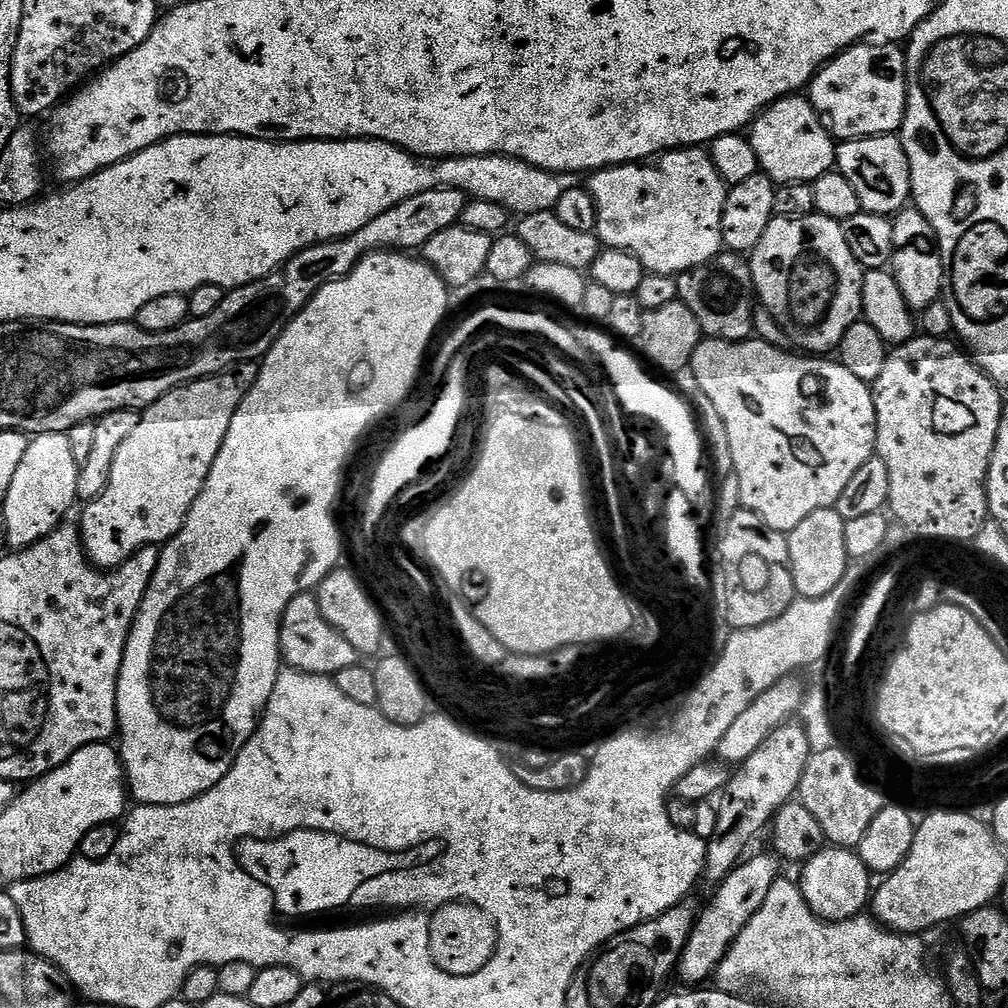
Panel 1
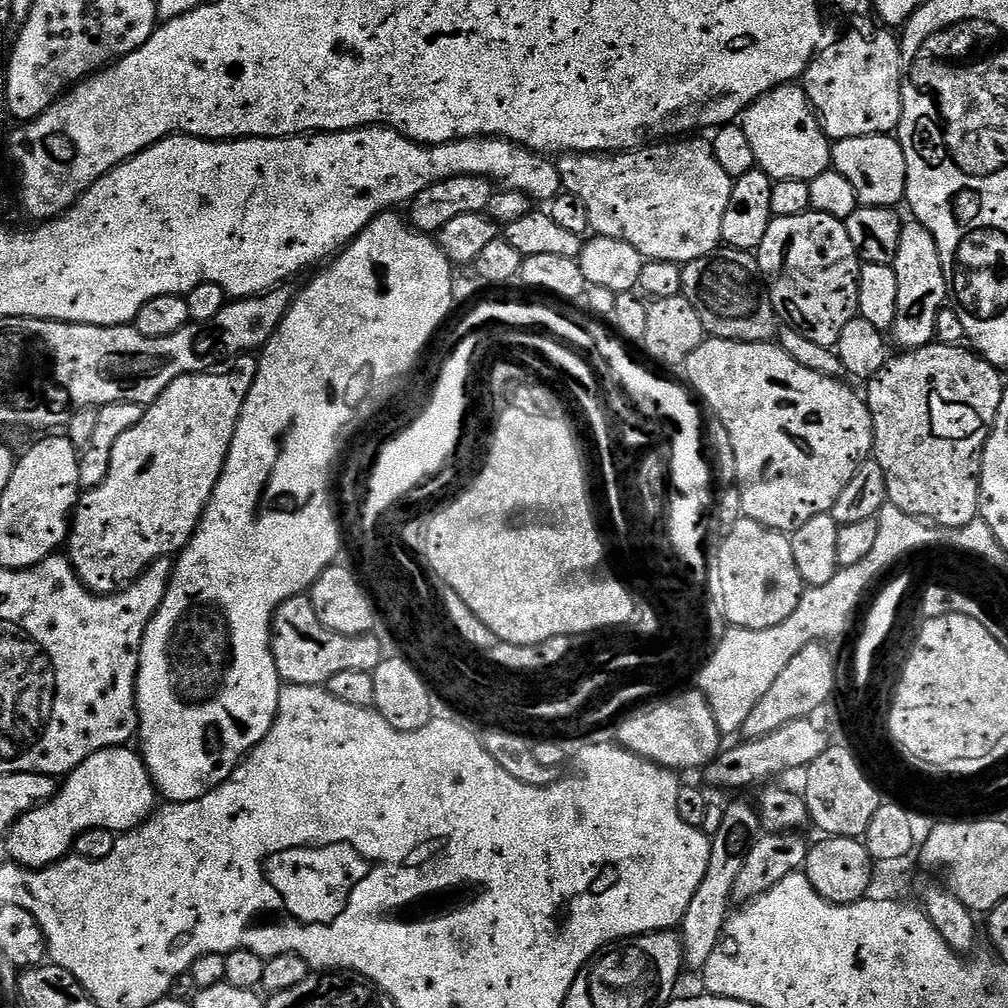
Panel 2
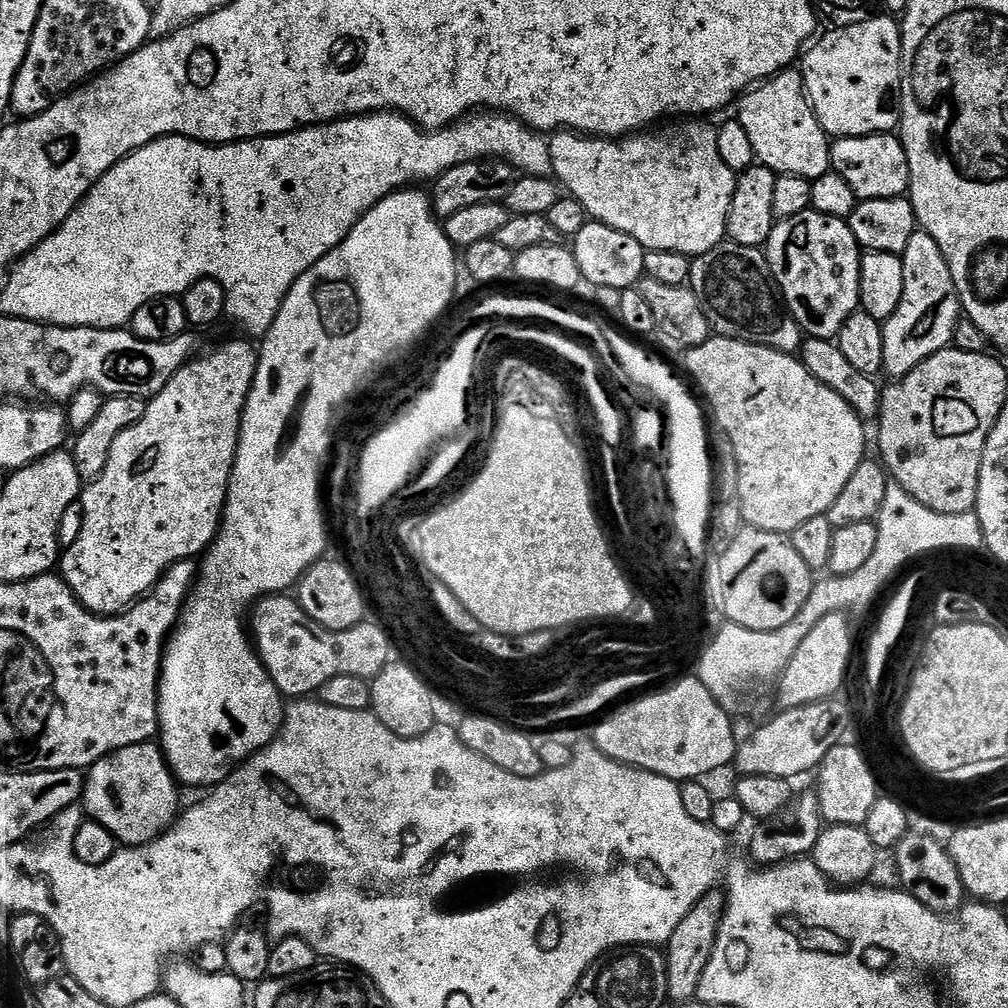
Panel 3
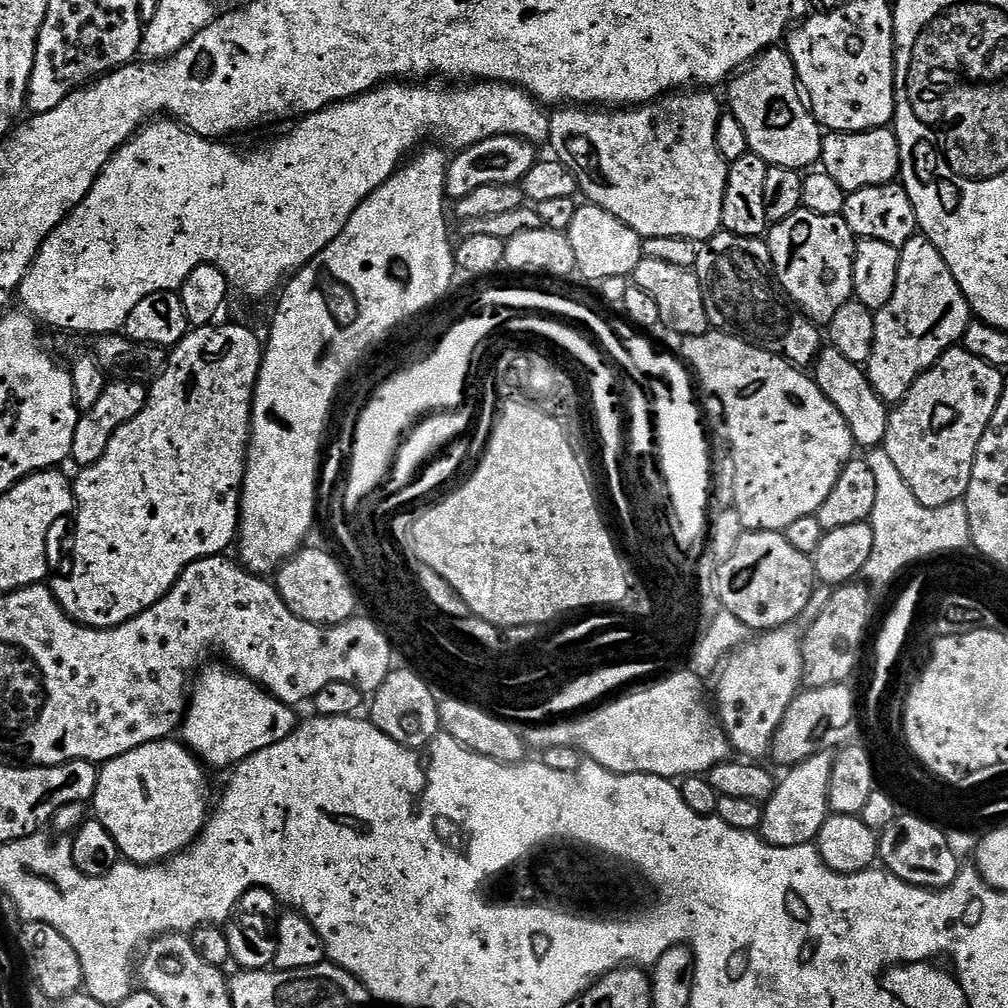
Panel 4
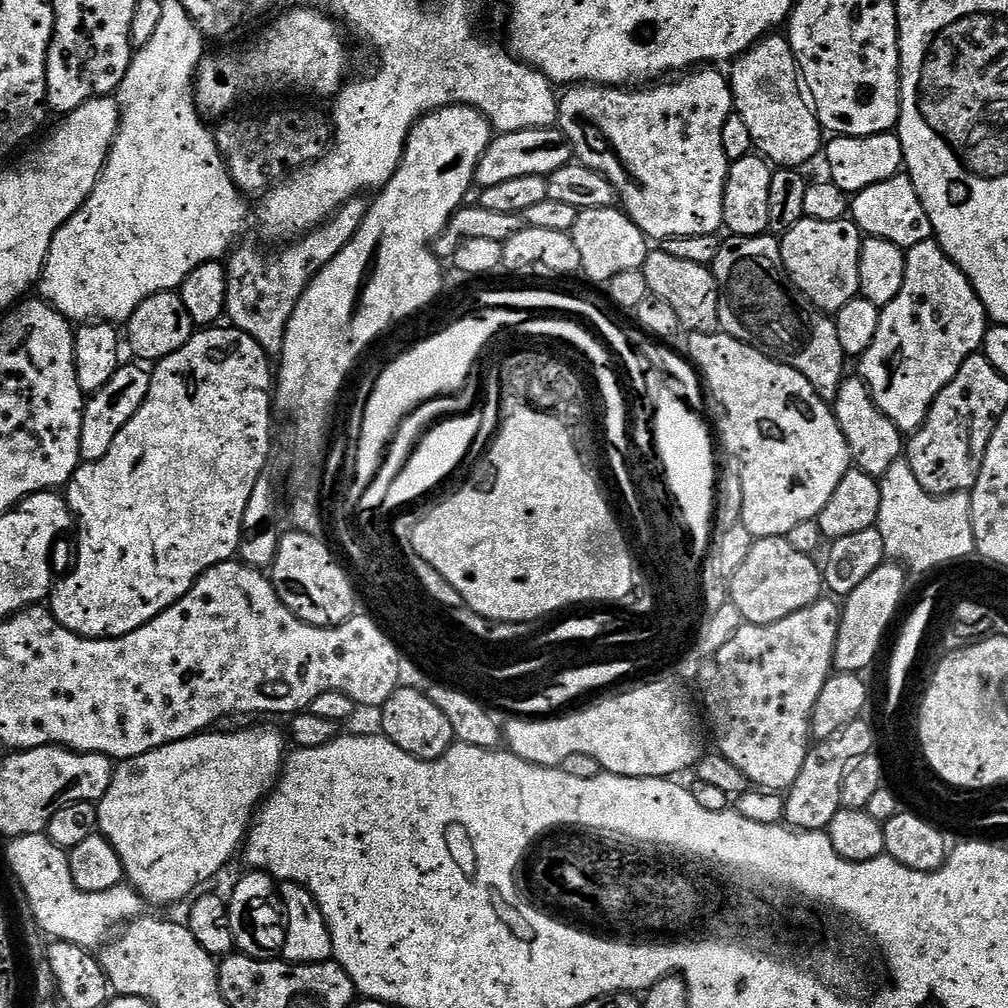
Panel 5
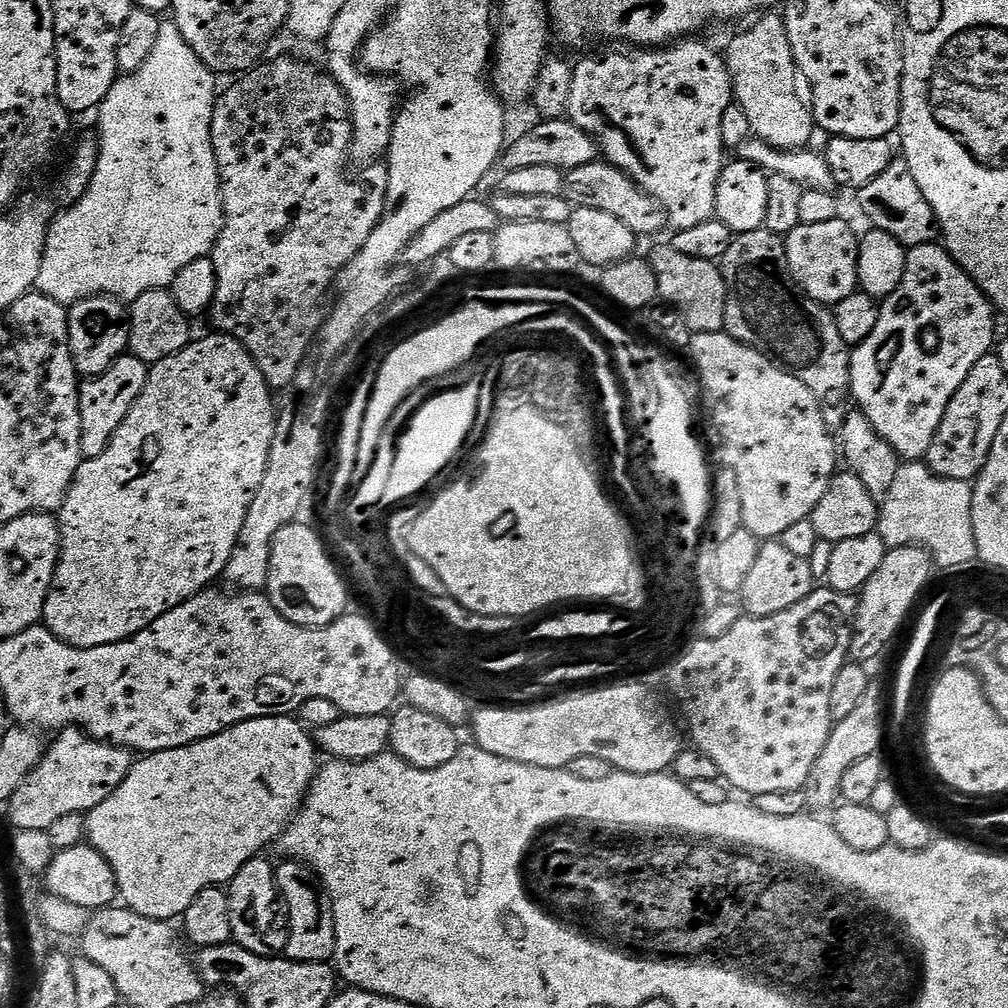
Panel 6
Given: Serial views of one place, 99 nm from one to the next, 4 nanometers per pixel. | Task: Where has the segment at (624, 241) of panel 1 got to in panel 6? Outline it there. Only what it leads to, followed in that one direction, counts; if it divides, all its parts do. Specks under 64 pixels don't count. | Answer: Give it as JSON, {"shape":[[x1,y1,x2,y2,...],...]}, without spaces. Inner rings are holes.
{"shape":[[684,38,667,46,657,46,647,50,624,50,628,52,604,52,601,56,588,56,585,60,575,61,570,82,570,102,568,103,567,119,572,121,578,130,582,130,596,141,599,155,618,170,625,172,634,183,660,203,669,225,673,224,676,232,690,230,690,226,702,226,702,222,713,219,716,215,716,187,720,171,726,163,726,149,722,142,722,114,734,102,732,76,728,72,725,57,720,56,700,38]]}

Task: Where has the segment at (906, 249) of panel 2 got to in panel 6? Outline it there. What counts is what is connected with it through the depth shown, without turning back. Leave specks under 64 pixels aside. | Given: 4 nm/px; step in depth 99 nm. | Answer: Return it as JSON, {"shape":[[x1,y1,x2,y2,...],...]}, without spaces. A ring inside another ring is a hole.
{"shape":[[933,242,918,246,908,252,906,270,902,274,902,282,898,286,898,290,894,290,894,294,884,297,880,304,878,322,874,326,870,338,866,338,862,343,855,345,850,352,852,357,852,365,850,366,851,399,854,404,856,400,855,407,863,412,866,419,869,420,870,426,893,447,901,461,920,462,927,457,930,442,934,440,934,434,942,422,942,414,946,414,946,406,950,406,950,398,954,398,954,394,958,394,962,382,966,382,966,374,970,374,970,370,974,370,974,362,978,362,978,358,989,355,993,351,994,341,997,339,996,319,998,319,997,313,983,290,957,266,955,260,948,255,947,248]]}

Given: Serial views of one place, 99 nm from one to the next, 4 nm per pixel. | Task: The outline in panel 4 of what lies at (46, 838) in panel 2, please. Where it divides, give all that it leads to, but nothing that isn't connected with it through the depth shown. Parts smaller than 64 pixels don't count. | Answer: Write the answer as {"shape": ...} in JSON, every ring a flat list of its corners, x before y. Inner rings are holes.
{"shape":[[176,738,155,740,146,746,138,746,138,750,130,750,118,758,104,761,99,769,100,777,90,804,91,807,96,807,95,819,106,826,116,843,116,851,125,861,141,866,158,864,180,855,199,838,210,815,208,780,204,777,204,772,206,773,205,765,194,755,192,749]]}

